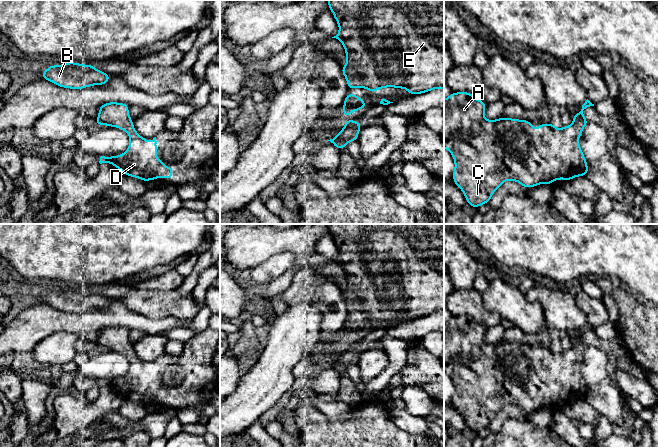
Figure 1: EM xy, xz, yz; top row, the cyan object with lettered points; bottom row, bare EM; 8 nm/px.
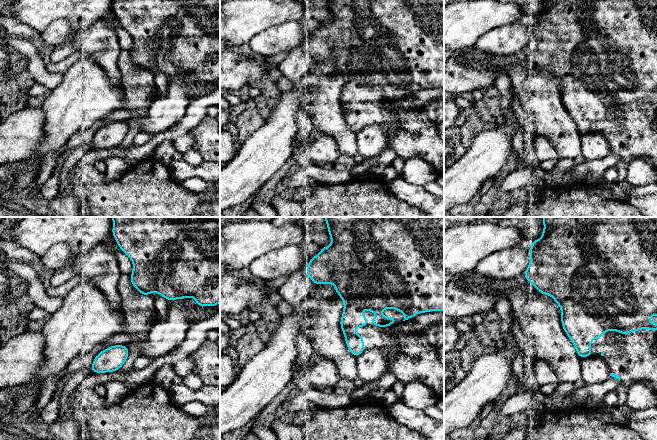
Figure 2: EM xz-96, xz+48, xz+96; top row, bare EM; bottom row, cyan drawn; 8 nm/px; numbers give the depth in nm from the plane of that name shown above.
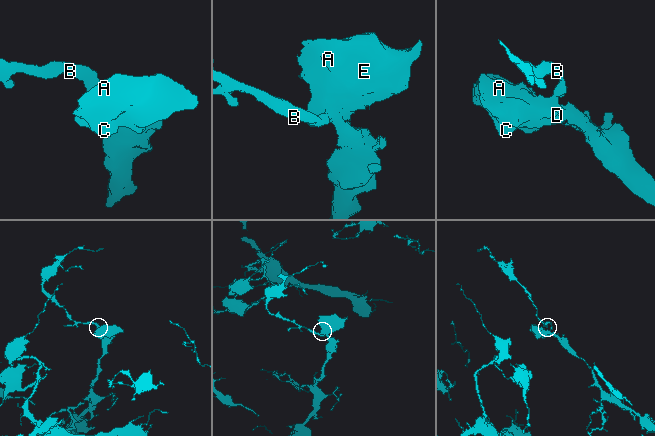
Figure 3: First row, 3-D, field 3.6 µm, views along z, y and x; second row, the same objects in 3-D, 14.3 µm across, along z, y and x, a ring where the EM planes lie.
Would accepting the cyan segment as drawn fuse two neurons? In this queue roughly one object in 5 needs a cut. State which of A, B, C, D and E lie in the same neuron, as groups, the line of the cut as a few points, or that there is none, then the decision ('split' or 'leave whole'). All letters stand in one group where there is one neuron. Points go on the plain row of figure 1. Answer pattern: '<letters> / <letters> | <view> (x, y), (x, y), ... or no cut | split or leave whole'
A B C D E | no cut | leave whole

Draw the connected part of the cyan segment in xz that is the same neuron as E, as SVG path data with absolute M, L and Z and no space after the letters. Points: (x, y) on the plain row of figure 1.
M327 224L339 250L339 257L332 261L338 263L346 276L346 289L341 292L348 313L366 312L376 317L380 312L394 311L406 313L409 318L417 319L434 313L444 313L444 224Z

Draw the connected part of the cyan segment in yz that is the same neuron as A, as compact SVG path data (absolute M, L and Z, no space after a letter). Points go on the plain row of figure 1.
M452 316L444 323L444 372L453 380L455 392L453 406L462 414L466 425L474 432L489 427L493 417L508 404L520 407L524 412L531 412L539 408L551 409L553 405L572 404L578 400L588 399L588 388L578 367L588 344L583 335L594 330L588 323L580 329L581 335L573 340L569 350L556 353L556 348L540 348L538 353L532 351L532 346L513 342L498 342L487 344L484 341L486 328L469 316Z

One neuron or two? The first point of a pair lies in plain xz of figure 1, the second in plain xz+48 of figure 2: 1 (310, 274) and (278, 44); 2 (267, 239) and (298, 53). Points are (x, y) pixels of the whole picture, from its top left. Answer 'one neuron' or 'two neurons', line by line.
1: two neurons
2: two neurons

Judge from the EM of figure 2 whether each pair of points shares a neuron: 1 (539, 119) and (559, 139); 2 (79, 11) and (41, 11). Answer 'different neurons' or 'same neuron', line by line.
1: same neuron
2: same neuron

